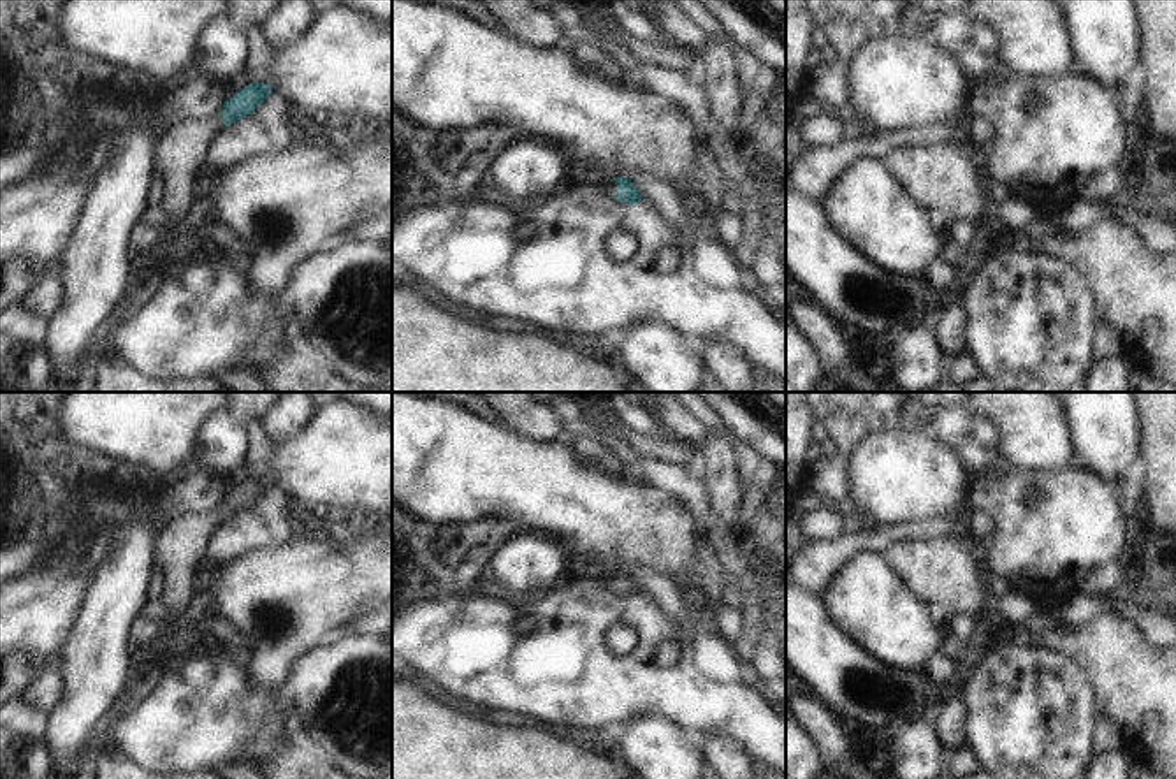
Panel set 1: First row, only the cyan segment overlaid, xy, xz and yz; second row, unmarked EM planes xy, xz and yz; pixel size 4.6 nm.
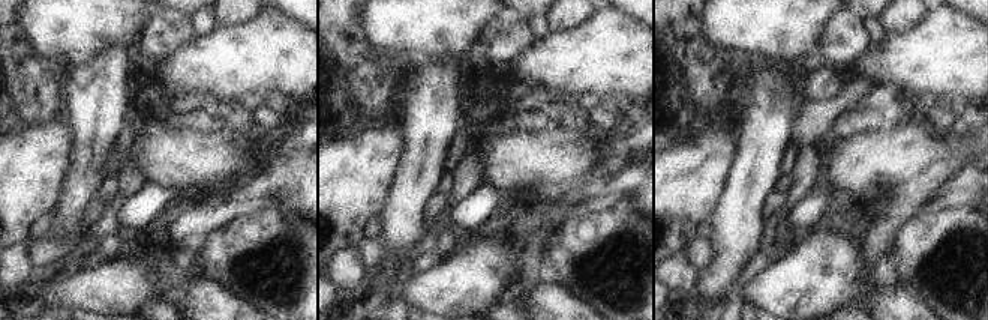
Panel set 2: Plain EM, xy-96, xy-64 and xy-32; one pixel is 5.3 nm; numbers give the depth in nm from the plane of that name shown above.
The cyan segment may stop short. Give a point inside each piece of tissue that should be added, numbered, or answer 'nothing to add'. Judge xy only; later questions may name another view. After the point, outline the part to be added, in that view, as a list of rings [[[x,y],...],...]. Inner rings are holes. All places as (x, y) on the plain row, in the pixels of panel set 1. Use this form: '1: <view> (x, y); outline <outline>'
1: xy (180, 546); outline [[[216,508],[211,513],[185,513],[158,528],[155,566],[165,577],[160,601],[169,610],[169,617],[158,622],[160,633],[186,617],[186,607],[200,589],[204,552],[221,519]]]

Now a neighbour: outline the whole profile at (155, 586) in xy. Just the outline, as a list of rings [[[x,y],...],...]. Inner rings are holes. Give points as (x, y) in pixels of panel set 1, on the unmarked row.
[[[153,566],[151,575],[148,579],[148,586],[144,589],[144,601],[160,601],[163,589],[165,589],[163,572],[162,568]]]

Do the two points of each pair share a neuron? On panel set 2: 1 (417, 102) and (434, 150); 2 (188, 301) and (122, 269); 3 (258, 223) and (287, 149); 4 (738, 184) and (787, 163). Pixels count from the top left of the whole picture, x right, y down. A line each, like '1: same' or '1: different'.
1: same
2: different
3: different
4: different

